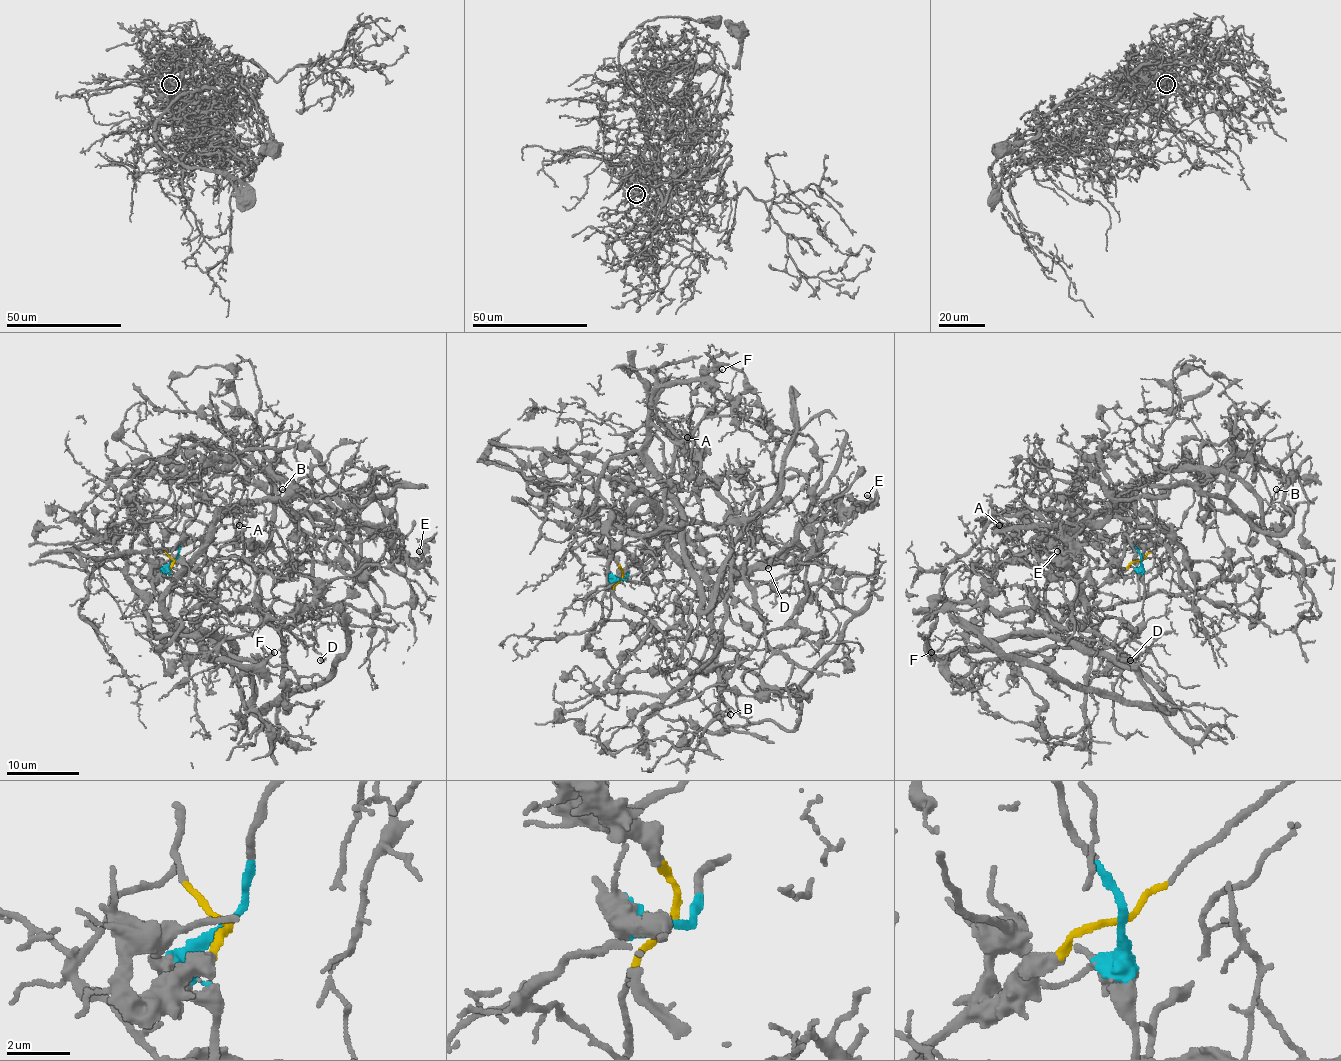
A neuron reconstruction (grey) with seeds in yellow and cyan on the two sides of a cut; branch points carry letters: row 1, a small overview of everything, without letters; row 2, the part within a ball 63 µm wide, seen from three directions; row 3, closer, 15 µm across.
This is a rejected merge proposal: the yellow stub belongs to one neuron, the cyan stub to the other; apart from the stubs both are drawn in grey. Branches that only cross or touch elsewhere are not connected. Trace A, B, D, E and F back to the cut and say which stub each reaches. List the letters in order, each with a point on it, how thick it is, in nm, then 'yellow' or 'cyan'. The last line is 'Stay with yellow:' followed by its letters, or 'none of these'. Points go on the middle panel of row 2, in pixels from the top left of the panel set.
A: at (687, 437); 110 nm thick; cyan
B: at (730, 714); 120 nm thick; cyan
D: at (768, 568); 320 nm thick; yellow
E: at (867, 495); 260 nm thick; cyan
F: at (722, 369); 200 nm thick; yellow
Stay with yellow: D, F

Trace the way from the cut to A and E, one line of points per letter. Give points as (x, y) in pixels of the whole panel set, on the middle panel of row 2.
A: (621, 578), (630, 565), (665, 556), (669, 525), (690, 494), (698, 469), (694, 432), (687, 438)
E: (621, 578), (630, 565), (667, 554), (703, 567), (765, 567), (830, 503), (863, 507), (870, 500), (867, 494)

